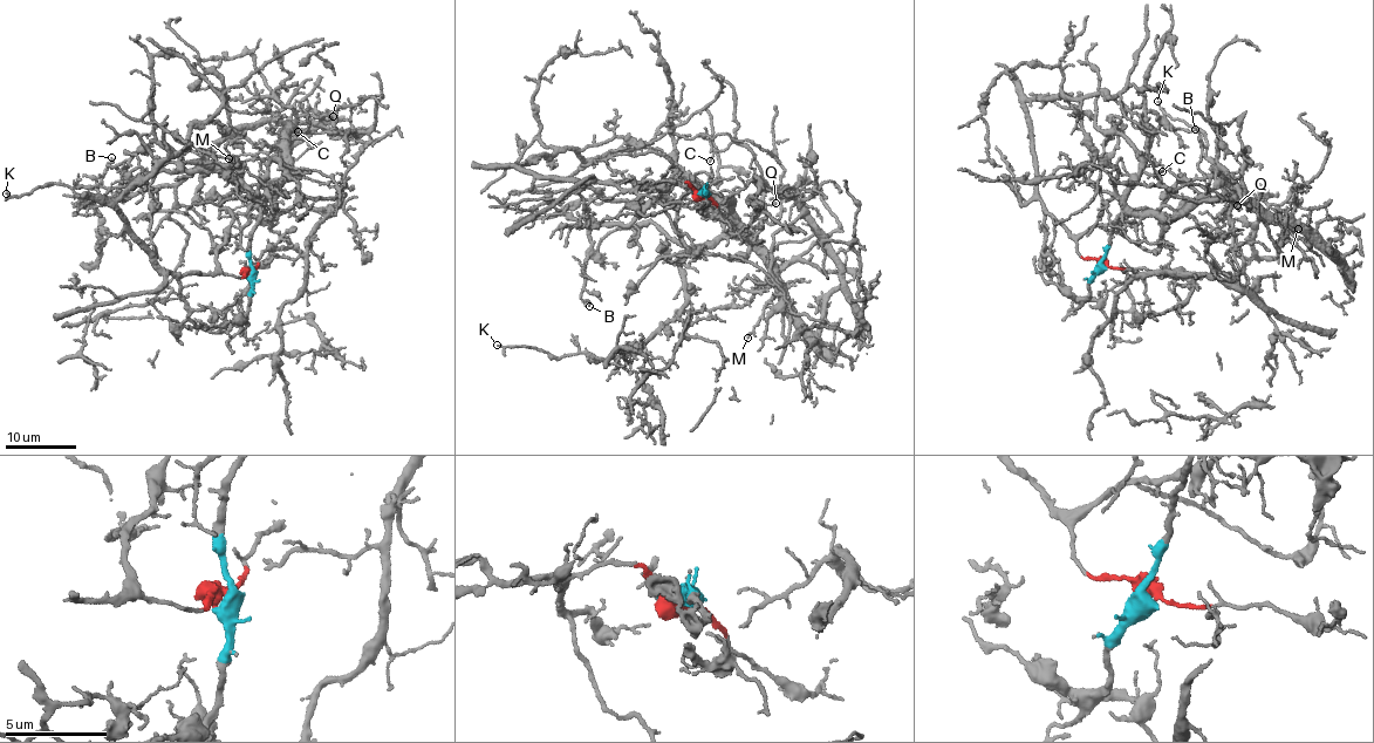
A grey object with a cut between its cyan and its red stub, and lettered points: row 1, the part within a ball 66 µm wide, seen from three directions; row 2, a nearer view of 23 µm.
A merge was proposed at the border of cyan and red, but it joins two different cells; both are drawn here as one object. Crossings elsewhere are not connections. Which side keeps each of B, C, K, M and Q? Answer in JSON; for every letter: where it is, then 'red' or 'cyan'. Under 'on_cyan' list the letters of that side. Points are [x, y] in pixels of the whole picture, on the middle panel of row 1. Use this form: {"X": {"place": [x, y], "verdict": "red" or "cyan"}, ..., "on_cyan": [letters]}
{"B": {"place": [589, 306], "verdict": "cyan"}, "C": {"place": [710, 161], "verdict": "cyan"}, "K": {"place": [497, 345], "verdict": "cyan"}, "M": {"place": [747, 338], "verdict": "cyan"}, "Q": {"place": [776, 203], "verdict": "cyan"}, "on_cyan": ["B", "C", "K", "M", "Q"]}

